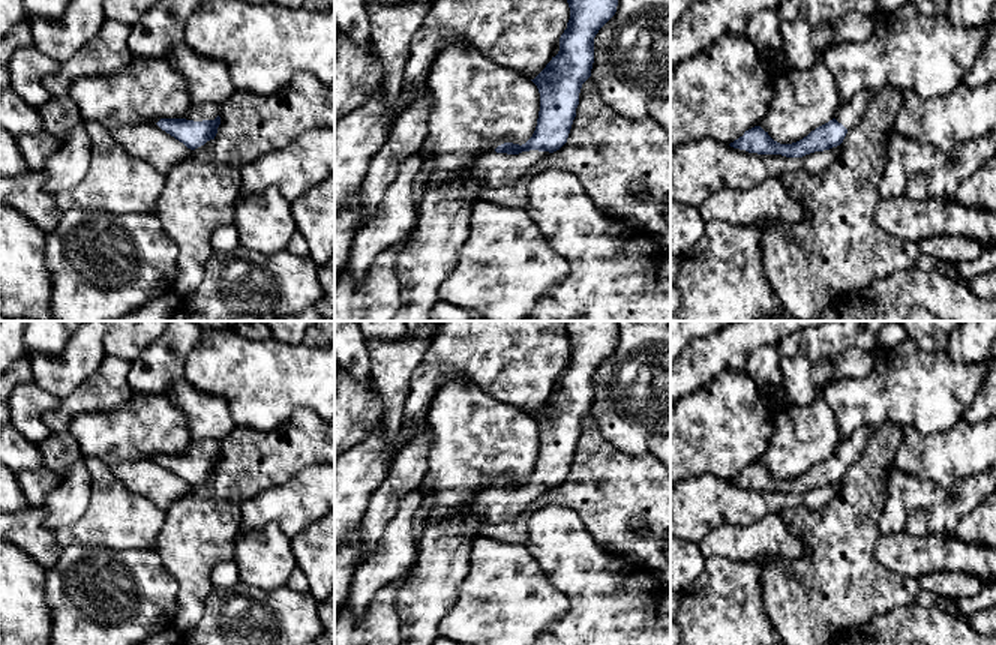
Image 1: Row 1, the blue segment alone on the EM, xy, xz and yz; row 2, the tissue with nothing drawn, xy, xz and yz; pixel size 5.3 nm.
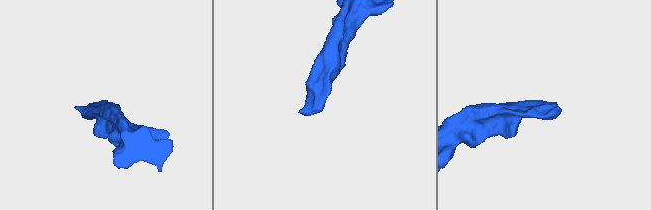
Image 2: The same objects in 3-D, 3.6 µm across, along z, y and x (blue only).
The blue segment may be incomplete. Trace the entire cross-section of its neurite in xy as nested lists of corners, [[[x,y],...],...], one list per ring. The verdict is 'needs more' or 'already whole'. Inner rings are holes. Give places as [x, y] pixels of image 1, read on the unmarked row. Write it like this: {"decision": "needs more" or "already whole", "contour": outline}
{"decision": "needs more", "contour": [[[194,440],[184,454],[160,454],[156,460],[188,484],[195,486],[214,476],[220,460],[219,441]]]}

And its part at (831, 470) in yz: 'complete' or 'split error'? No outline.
split error

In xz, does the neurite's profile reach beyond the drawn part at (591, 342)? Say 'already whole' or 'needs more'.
needs more

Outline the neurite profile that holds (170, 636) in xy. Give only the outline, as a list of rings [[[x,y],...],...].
[[[174,627],[164,630],[160,633],[156,633],[146,640],[142,640],[138,645],[176,645],[180,639],[180,634]]]

